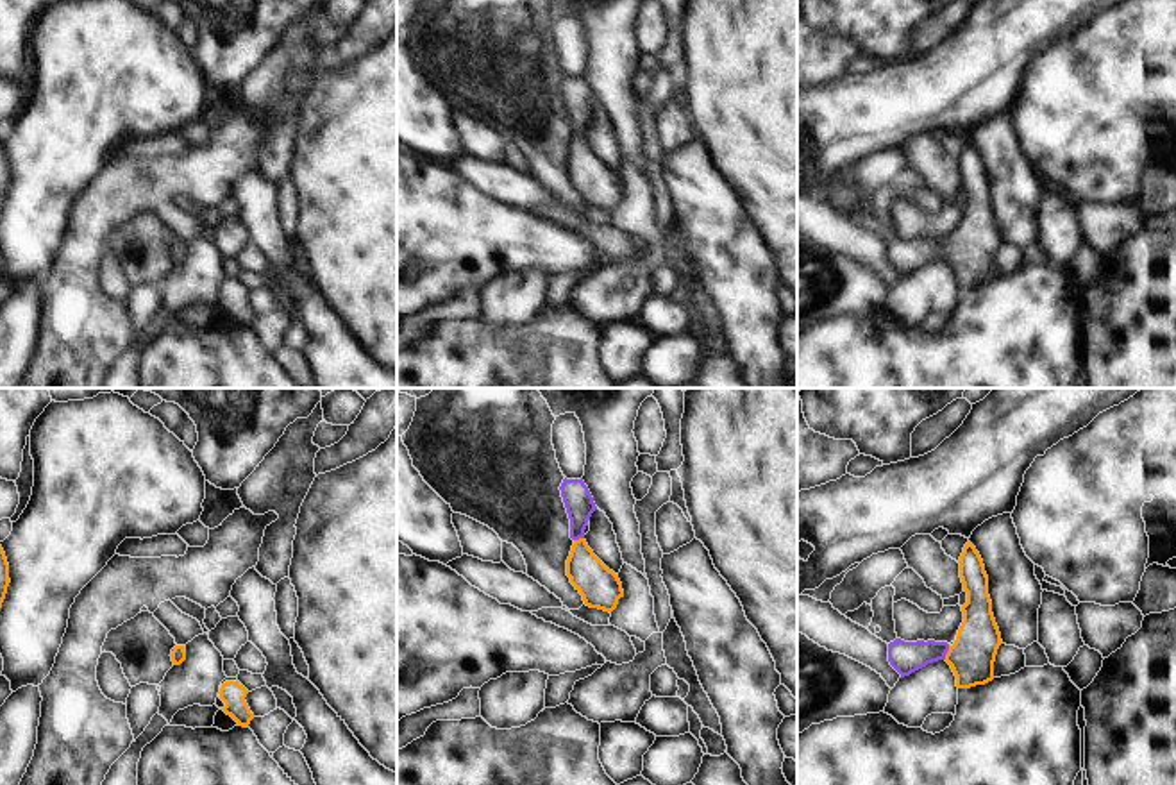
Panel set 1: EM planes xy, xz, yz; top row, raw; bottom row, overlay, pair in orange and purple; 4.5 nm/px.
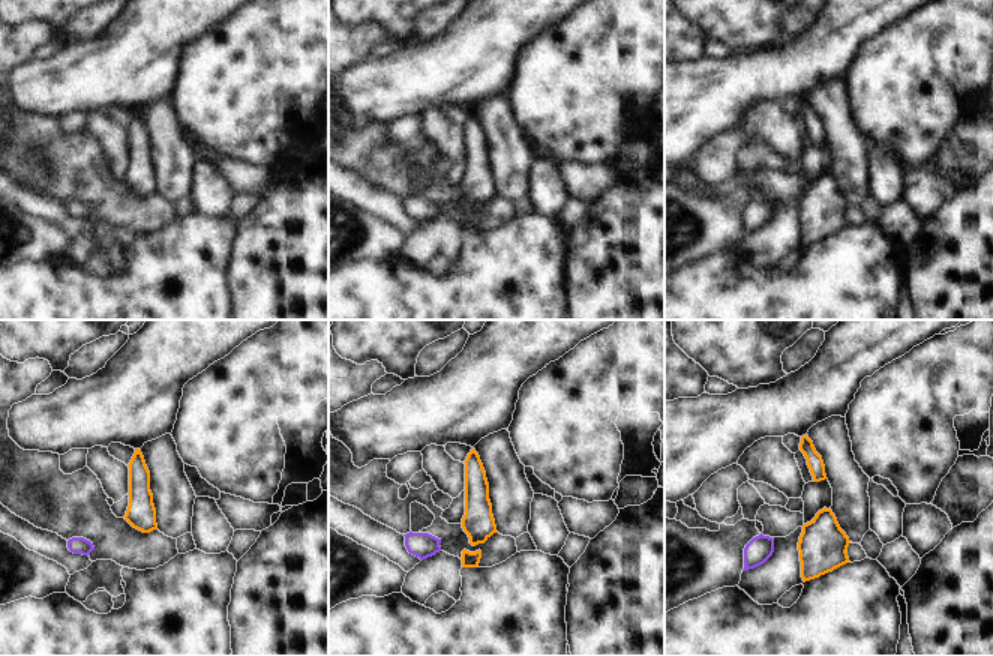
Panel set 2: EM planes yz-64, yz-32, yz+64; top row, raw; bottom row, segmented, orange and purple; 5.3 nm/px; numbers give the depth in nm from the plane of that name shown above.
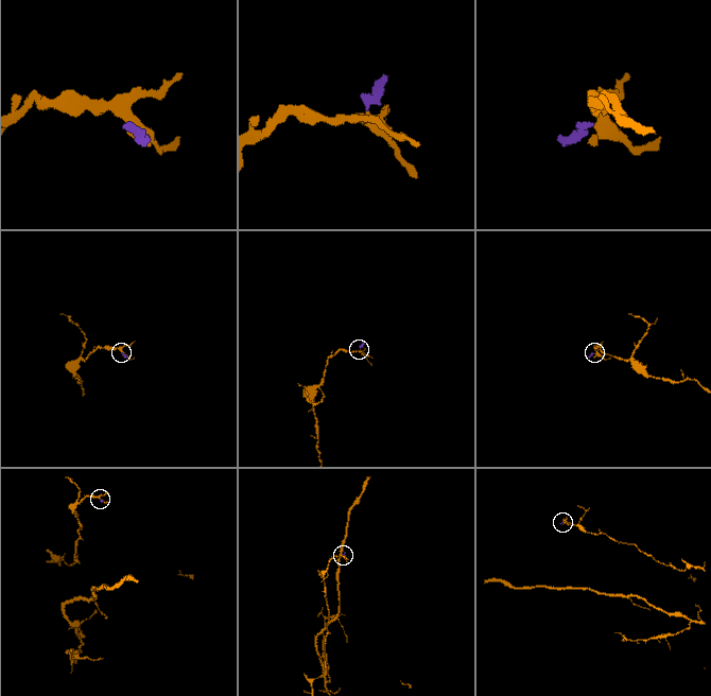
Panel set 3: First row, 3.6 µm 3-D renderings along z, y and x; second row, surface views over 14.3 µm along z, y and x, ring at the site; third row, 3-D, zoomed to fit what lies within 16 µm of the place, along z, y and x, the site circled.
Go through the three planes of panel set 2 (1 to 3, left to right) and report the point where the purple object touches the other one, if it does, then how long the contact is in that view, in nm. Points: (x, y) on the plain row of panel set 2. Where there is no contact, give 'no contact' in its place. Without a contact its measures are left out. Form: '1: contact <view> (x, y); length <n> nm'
1: no contact
2: no contact
3: no contact

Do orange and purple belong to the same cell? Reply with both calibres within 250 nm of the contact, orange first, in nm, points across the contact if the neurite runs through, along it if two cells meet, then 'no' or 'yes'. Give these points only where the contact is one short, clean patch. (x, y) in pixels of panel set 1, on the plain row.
200 nm thick on the orange side, 140 nm on the other; runs through yz (971, 256), (948, 253), (905, 256); yes

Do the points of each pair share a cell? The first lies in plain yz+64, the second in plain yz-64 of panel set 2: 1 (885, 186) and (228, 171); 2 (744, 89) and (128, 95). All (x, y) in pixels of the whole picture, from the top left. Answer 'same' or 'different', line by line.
1: different
2: same

